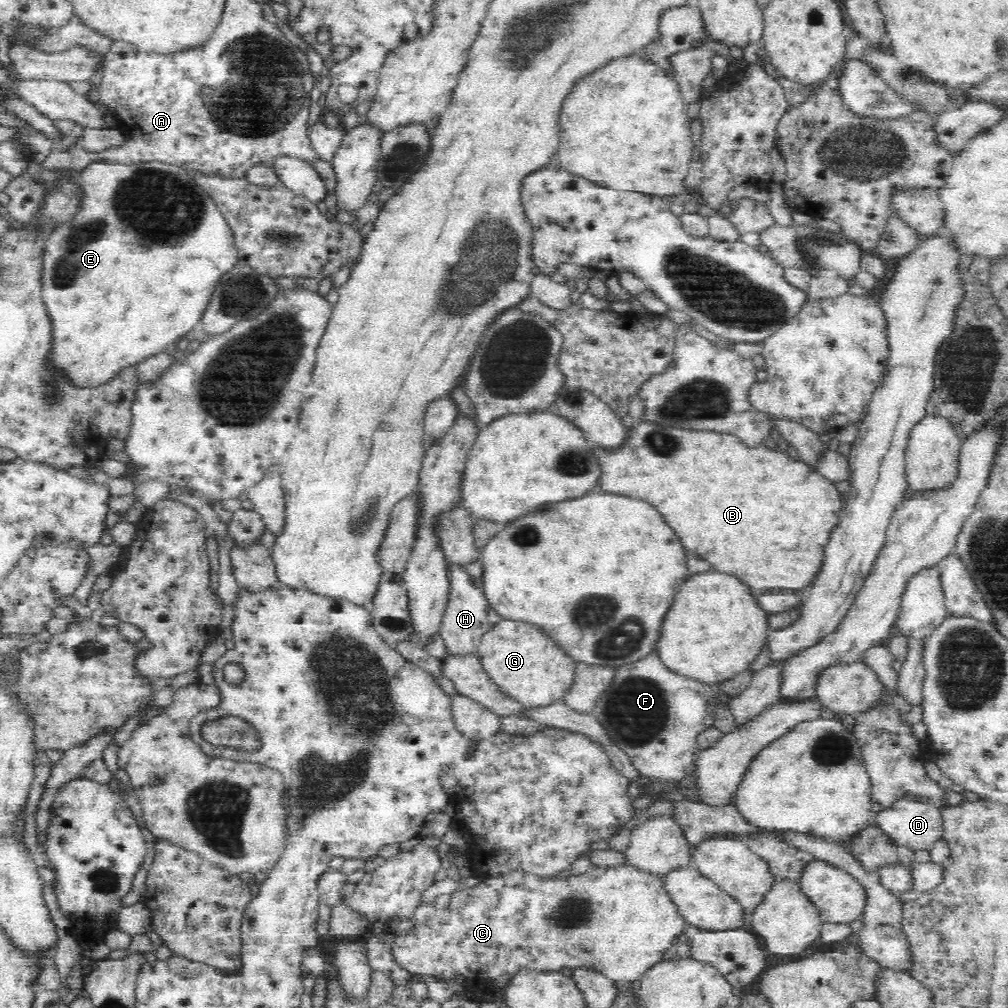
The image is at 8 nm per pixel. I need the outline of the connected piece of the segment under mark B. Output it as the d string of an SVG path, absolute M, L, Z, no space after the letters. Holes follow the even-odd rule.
M643 421L634 428L631 427L629 429L628 439L620 448L616 448L614 451L606 451L596 446L594 453L602 467L602 476L600 476L597 484L598 486L602 486L606 492L622 492L626 496L632 496L636 492L638 498L644 498L646 502L654 504L658 508L658 512L662 512L662 516L670 524L670 528L674 528L674 532L680 536L682 544L688 550L694 550L694 552L702 554L720 572L734 572L734 576L737 576L738 579L745 582L751 588L752 594L756 598L761 594L777 590L792 591L799 595L802 590L812 586L814 578L816 578L818 572L820 572L820 568L822 568L825 554L824 546L828 544L831 532L838 526L838 522L840 522L844 495L834 486L833 481L823 477L812 465L808 465L808 463L801 459L795 460L778 448L771 449L766 446L762 448L762 446L764 445L758 444L756 448L750 448L750 446L746 446L746 442L738 438L738 436L734 436L734 434L694 432L694 430L684 428L665 428ZM652 430L654 432L658 432L658 430L664 432L664 446L666 446L666 454L664 456L658 456L658 454L656 456L650 456L648 452L642 450L646 446L652 446L652 442L648 442L648 434Z

